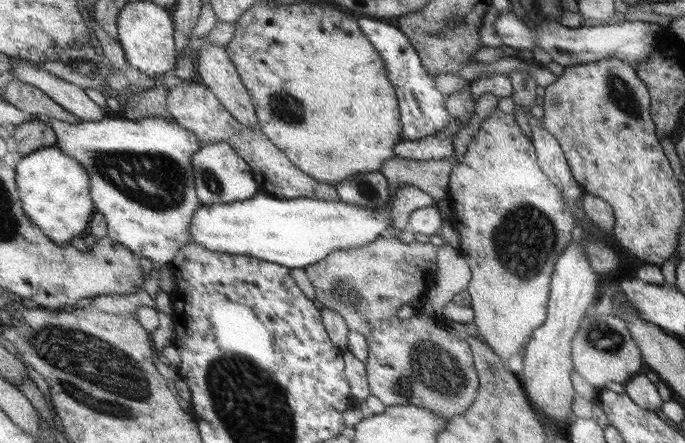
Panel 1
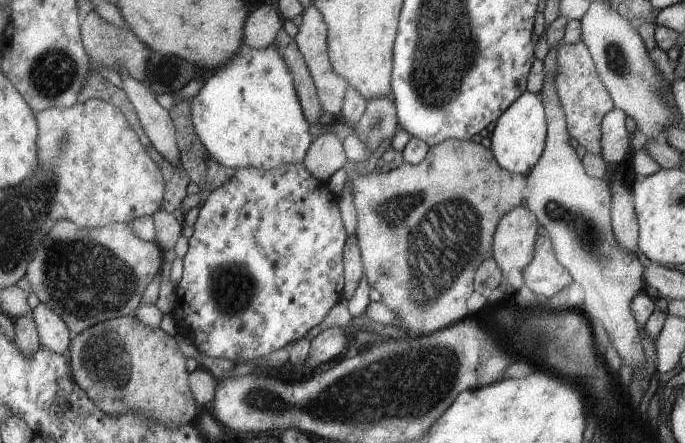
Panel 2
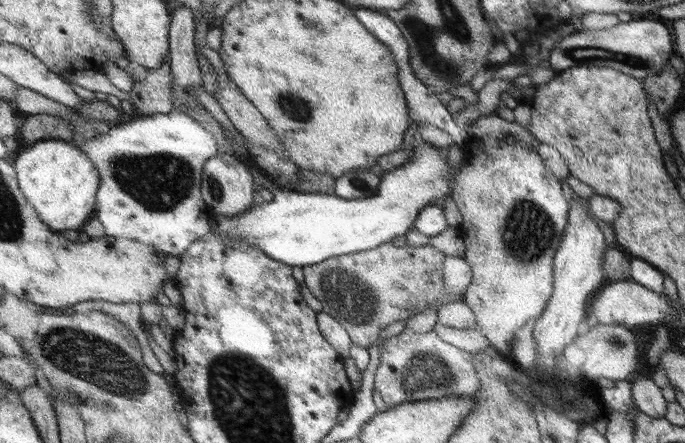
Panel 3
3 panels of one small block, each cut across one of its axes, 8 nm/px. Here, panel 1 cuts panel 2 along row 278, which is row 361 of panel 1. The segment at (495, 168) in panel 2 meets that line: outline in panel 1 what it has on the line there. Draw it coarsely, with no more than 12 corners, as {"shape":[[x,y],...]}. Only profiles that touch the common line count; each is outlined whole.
{"shape":[[398,316],[366,336],[385,407],[448,420],[477,398],[466,341],[441,318]]}

